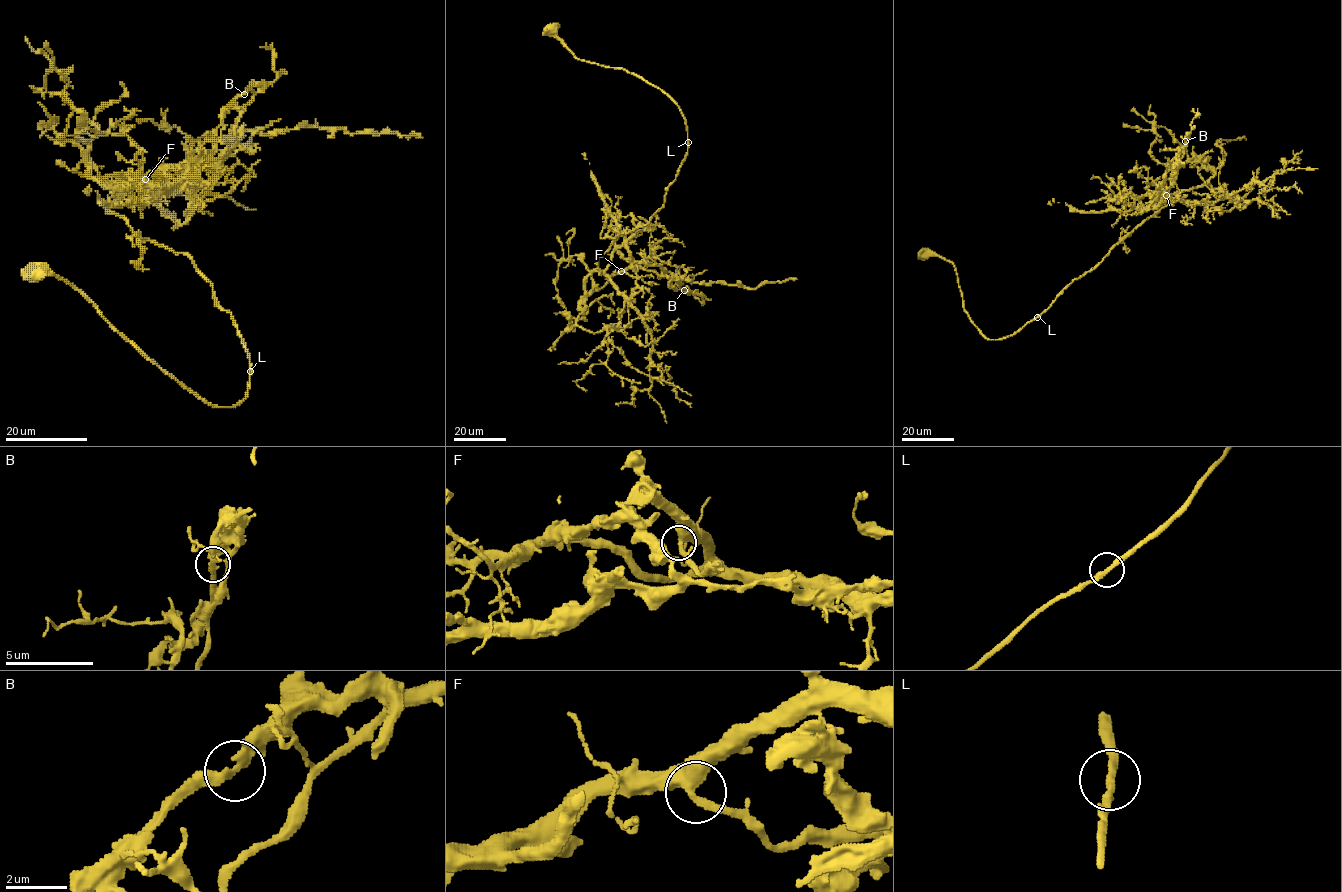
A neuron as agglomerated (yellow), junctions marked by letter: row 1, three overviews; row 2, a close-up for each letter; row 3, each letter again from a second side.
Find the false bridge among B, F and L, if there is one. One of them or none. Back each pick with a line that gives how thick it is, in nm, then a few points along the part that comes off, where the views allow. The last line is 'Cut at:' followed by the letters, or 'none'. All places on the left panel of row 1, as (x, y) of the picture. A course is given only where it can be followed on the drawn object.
B: Thickness 300 nm. Course of the part to remove: (244, 94), (223, 112), (212, 155), (149, 204), (107, 205), (97, 191), (86, 188)
Cut at: B

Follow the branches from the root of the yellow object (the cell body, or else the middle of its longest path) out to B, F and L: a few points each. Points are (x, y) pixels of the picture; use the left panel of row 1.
B: (36, 269), (238, 404), (250, 357), (213, 285), (108, 201), (215, 164), (244, 94)
F: (36, 269), (192, 392), (238, 404), (250, 357), (213, 285), (108, 210), (113, 189), (145, 179)
L: (36, 269), (43, 267), (69, 282), (147, 357), (214, 405), (238, 404), (247, 394), (250, 370)

